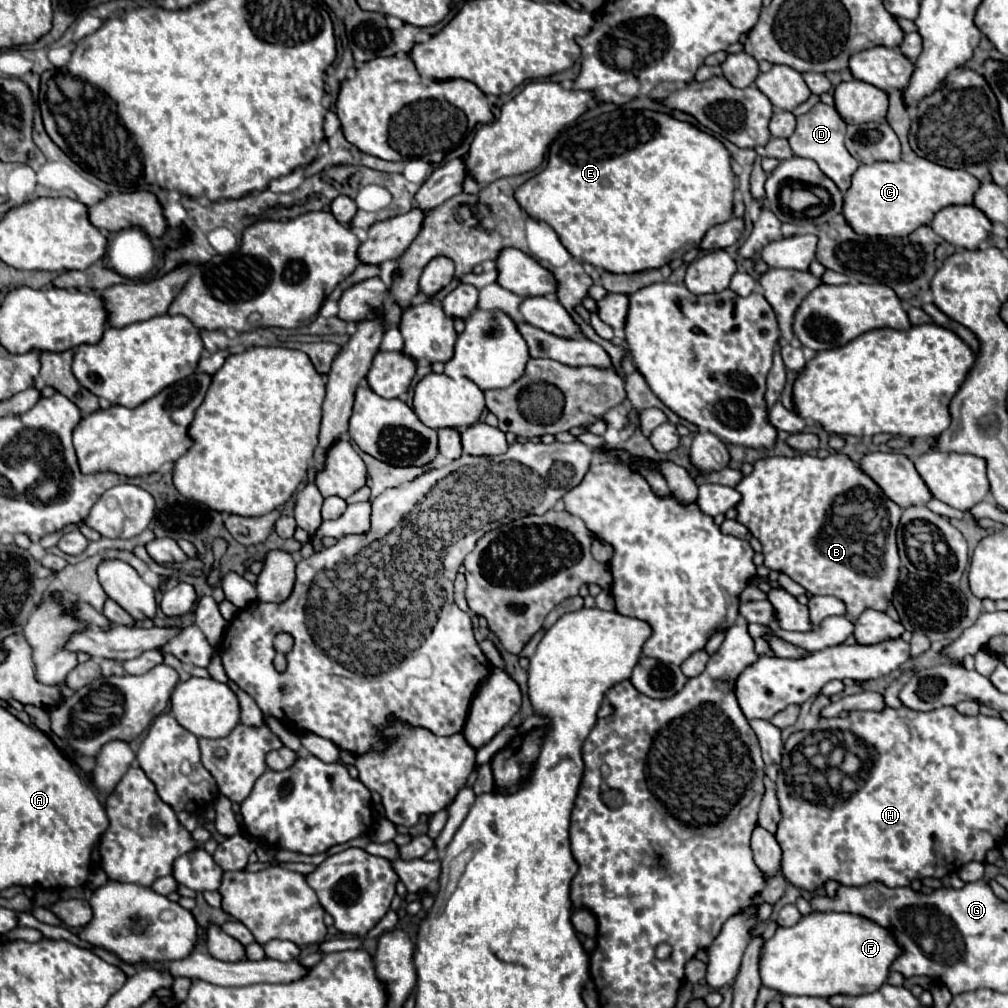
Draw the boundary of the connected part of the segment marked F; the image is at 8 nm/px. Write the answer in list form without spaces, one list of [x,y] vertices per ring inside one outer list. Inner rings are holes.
[[[813,911],[793,927],[777,927],[777,933],[765,943],[759,973],[765,987],[785,995],[817,995],[829,999],[833,993],[853,993],[853,997],[857,997],[857,993],[873,993],[873,989],[879,989],[889,977],[889,965],[899,955],[901,945],[893,941],[893,933],[889,933],[889,929],[881,929],[875,921],[865,921],[865,917],[857,917],[853,913]]]

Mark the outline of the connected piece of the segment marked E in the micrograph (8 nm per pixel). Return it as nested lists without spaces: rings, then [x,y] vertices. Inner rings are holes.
[[[603,107],[595,117],[587,117],[571,127],[567,127],[567,131],[561,131],[559,137],[553,141],[551,149],[549,149],[549,159],[547,159],[547,167],[537,173],[535,177],[531,177],[529,181],[525,181],[515,197],[517,203],[521,205],[521,209],[533,217],[535,221],[545,221],[547,225],[551,225],[555,229],[555,233],[561,237],[561,243],[565,245],[565,249],[577,259],[577,261],[585,261],[591,263],[597,269],[605,269],[609,273],[637,273],[637,271],[645,271],[645,269],[659,269],[661,265],[667,265],[673,259],[683,257],[689,249],[693,249],[703,235],[713,227],[713,225],[721,225],[725,221],[731,219],[733,215],[733,173],[731,173],[731,155],[729,151],[723,147],[721,141],[717,141],[715,137],[699,131],[697,127],[677,121],[671,115],[665,113],[655,113],[649,109],[627,109],[627,107]]]

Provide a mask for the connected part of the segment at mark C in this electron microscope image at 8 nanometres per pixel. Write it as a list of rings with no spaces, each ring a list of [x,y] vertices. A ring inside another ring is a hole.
[[[915,159],[913,163],[907,161],[875,161],[871,165],[859,165],[859,169],[851,177],[851,187],[845,191],[845,201],[841,215],[845,217],[847,225],[857,235],[867,237],[907,237],[921,225],[929,225],[933,215],[947,207],[947,205],[969,205],[973,201],[973,193],[977,191],[979,181],[971,177],[965,169],[951,169],[941,167],[929,159]]]

